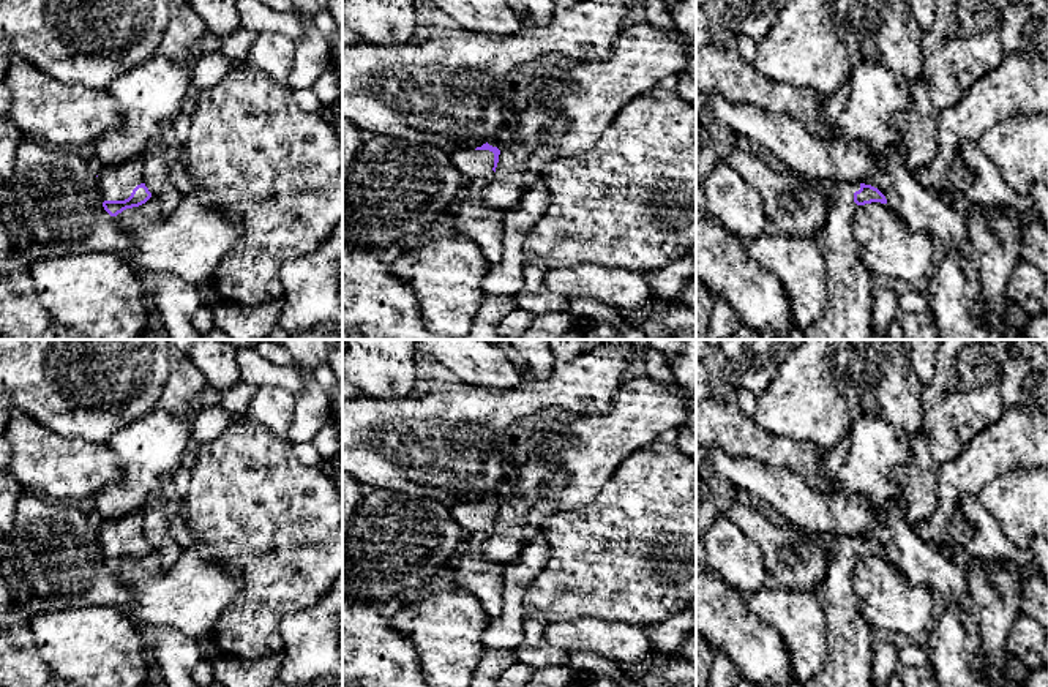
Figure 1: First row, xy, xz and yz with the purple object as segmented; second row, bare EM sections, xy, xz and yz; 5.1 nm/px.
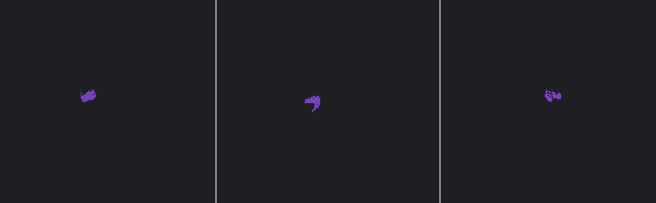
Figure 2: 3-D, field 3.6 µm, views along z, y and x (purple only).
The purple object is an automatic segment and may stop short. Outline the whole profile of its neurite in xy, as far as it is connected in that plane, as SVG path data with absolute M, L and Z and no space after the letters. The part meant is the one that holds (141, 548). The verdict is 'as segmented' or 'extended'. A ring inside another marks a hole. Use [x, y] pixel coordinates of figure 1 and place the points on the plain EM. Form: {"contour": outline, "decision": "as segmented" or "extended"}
{"contour": "M140 512L120 520L106 520L96 524L98 540L103 548L103 561L110 570L126 562L145 557L152 546L144 537L144 518Z", "decision": "extended"}

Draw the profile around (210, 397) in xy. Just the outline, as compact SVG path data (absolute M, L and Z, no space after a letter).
M207 385L202 393L196 398L194 407L196 407L196 417L202 409L208 407L218 407L223 401L223 390L218 390L211 385Z

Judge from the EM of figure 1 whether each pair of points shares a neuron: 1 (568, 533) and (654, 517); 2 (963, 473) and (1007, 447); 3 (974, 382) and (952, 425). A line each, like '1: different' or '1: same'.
1: same
2: same
3: same

